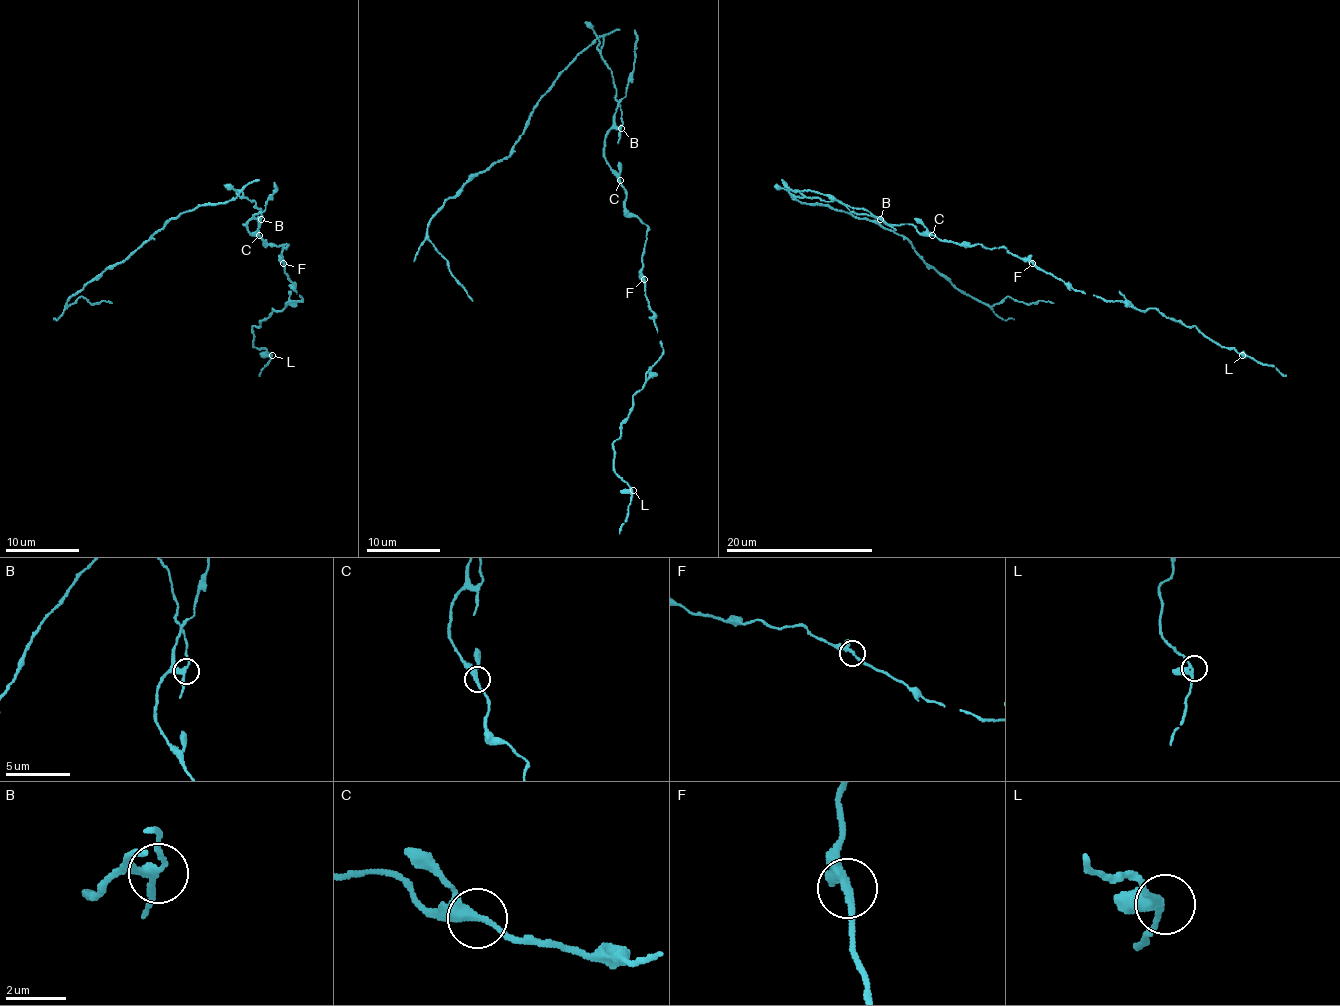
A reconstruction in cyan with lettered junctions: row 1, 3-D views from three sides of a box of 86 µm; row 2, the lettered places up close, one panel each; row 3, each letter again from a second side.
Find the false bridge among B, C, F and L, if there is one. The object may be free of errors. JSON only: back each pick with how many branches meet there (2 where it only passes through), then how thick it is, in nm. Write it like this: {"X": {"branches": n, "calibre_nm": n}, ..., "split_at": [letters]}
{"B": {"branches": 3, "calibre_nm": 240}, "split_at": ["B"]}

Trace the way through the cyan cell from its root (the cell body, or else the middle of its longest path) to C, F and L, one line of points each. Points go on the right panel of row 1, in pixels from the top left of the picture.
C: (882, 222), (912, 224), (921, 233), (932, 235)
F: (882, 222), (912, 224), (921, 233), (930, 233), (960, 244), (1006, 248), (1032, 263)
L: (882, 222), (912, 224), (960, 244), (1006, 248), (1085, 294), (1157, 309), (1242, 355)

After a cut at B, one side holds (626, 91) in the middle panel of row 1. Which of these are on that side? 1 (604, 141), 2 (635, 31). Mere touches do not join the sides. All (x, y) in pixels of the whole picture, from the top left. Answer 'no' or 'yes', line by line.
1: yes
2: yes

